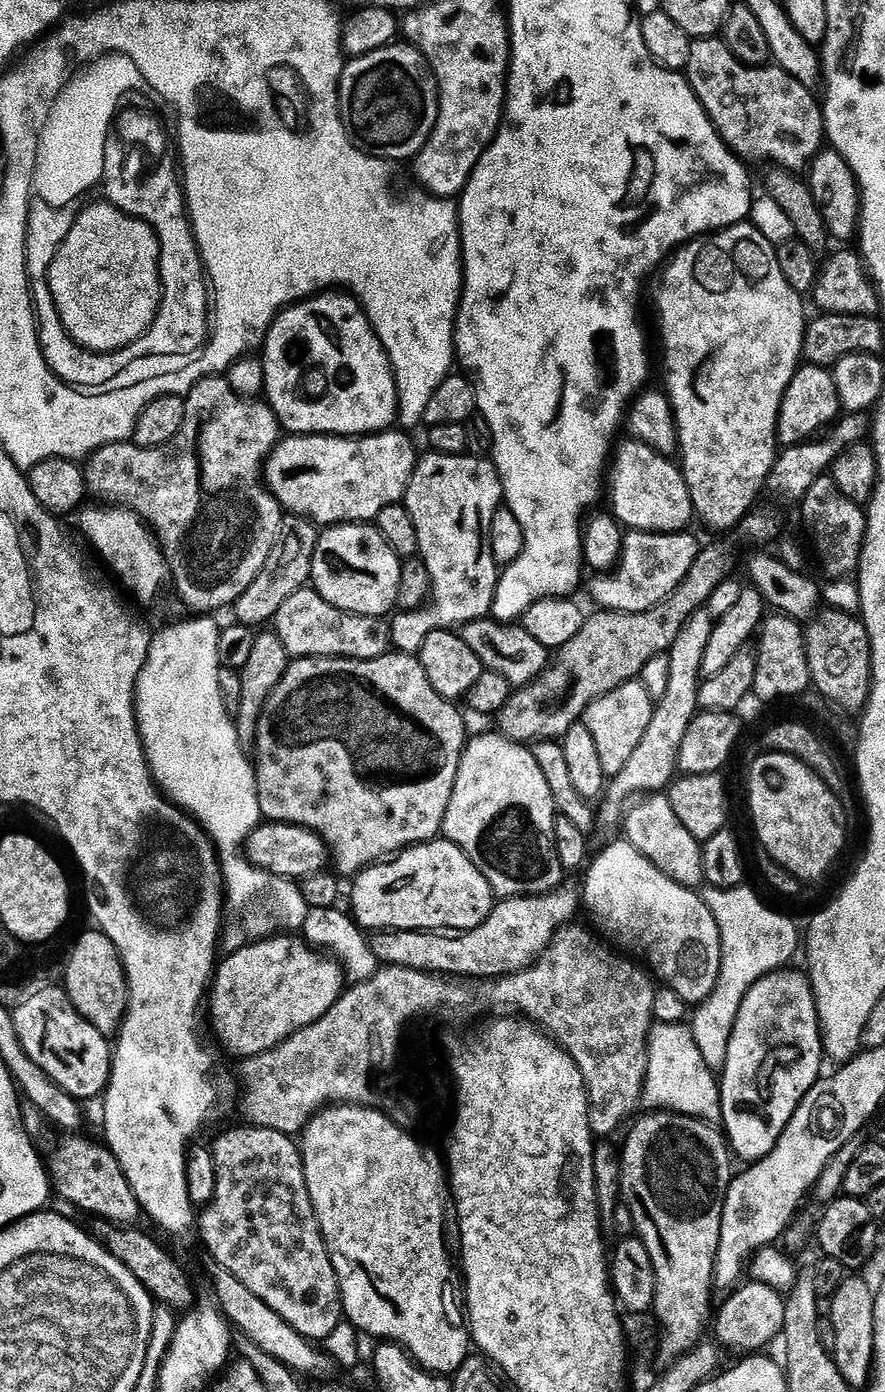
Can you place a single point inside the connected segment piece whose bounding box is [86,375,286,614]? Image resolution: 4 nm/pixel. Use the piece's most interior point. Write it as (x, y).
(212, 562)

